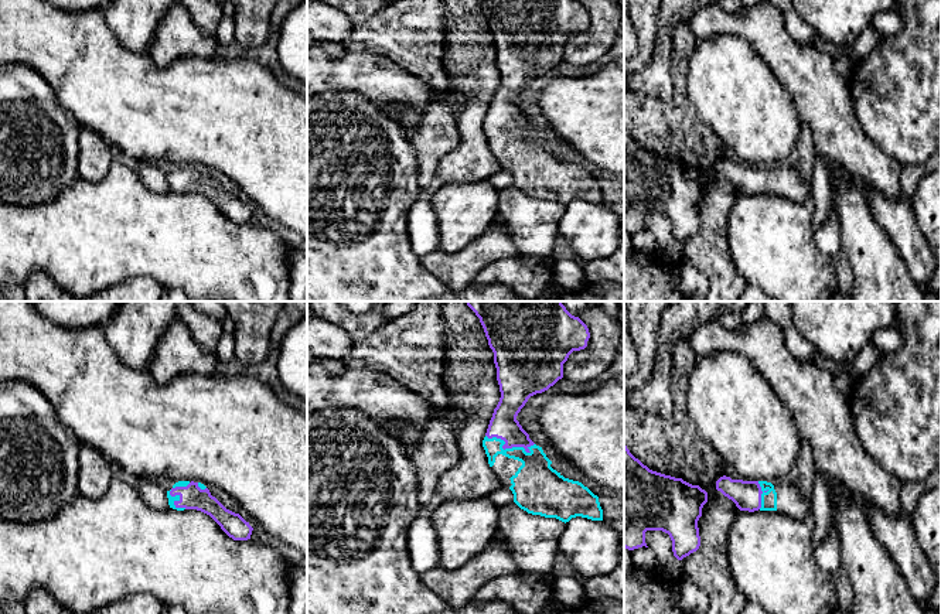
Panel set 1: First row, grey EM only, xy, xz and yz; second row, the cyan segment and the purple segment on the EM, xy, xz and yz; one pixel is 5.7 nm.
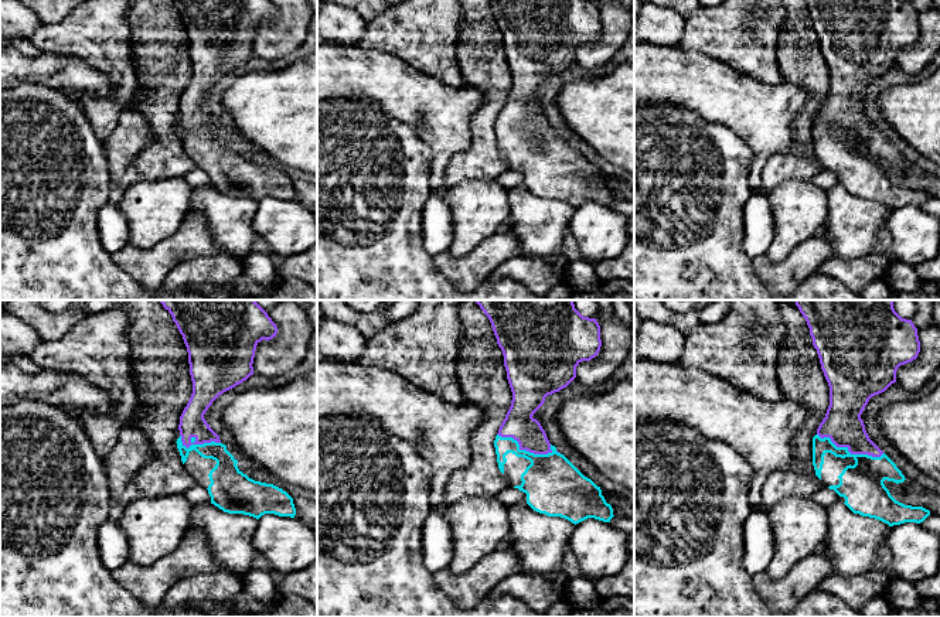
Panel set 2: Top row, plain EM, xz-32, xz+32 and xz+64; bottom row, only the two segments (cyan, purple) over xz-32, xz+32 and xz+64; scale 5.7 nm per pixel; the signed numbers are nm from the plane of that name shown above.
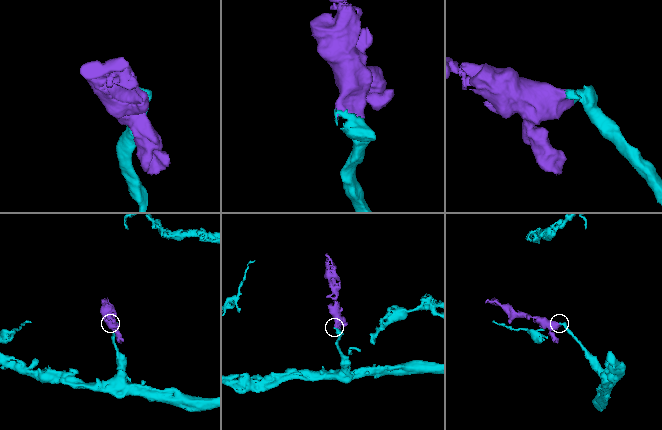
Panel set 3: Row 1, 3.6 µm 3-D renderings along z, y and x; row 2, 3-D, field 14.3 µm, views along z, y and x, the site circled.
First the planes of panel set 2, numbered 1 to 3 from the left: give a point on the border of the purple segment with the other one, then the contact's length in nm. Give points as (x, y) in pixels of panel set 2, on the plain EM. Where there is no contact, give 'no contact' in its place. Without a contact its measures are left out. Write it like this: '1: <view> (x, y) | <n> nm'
1: xz-32 (197, 128) | 240 nm
2: xz+32 (524, 133) | 340 nm
3: xz+64 (850, 136) | 400 nm

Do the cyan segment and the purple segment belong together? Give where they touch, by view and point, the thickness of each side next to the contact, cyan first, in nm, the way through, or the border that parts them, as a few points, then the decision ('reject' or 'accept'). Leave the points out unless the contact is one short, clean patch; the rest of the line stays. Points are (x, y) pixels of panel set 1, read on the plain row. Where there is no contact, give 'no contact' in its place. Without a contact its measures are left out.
contact xz (507, 132); calibres 260 and 160 nm; way xz (535, 166), (535, 150), (507, 132), (503, 108); accept

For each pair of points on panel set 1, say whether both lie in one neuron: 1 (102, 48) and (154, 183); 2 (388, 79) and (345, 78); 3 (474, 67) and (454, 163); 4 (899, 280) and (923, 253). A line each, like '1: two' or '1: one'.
1: two
2: one
3: one
4: two

